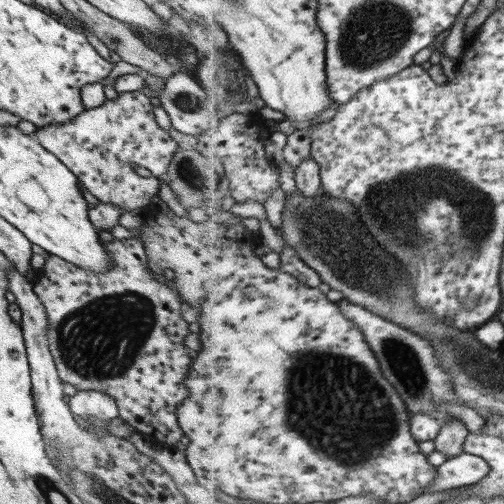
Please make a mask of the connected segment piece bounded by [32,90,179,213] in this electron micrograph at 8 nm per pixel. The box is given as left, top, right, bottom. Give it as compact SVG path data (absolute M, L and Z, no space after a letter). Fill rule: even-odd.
M140 90L121 92L113 100L83 110L81 114L64 123L51 123L34 130L36 142L53 154L75 179L92 194L99 203L121 207L125 213L145 207L158 193L158 176L167 171L178 145L153 120L149 98ZM133 166L148 170L151 177L137 176Z

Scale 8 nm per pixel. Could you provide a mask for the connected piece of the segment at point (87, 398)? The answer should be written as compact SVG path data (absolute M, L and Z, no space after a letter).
M76 391L73 396L66 399L71 415L93 417L107 422L118 416L116 400L104 392Z

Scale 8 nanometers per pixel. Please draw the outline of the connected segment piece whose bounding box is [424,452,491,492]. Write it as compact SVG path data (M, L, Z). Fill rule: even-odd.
M463 452L438 466L438 478L424 492L439 492L474 485L490 472L490 464L483 457Z

